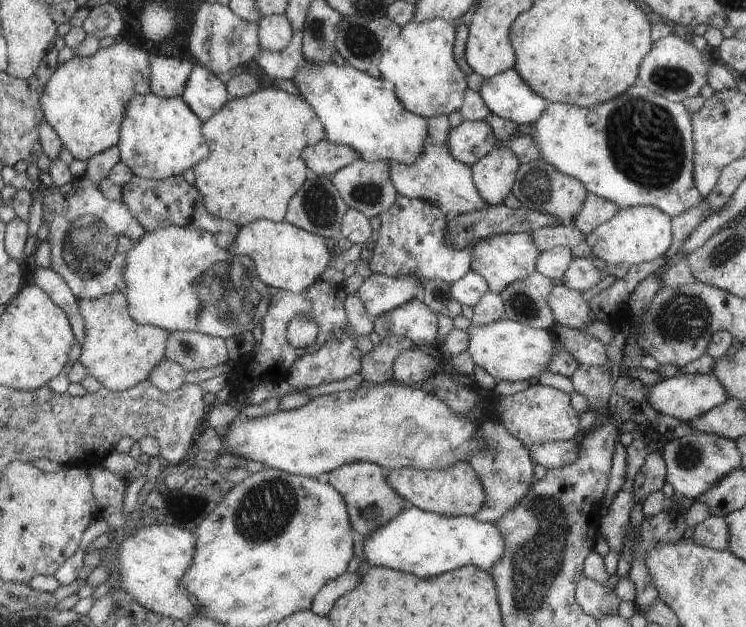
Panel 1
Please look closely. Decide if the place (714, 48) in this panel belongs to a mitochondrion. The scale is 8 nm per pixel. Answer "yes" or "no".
no

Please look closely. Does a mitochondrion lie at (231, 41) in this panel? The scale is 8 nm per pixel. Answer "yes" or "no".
yes

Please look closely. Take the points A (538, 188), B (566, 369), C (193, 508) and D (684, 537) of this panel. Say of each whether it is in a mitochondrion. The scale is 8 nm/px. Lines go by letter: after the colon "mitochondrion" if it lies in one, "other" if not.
A: mitochondrion
B: other
C: other
D: other

